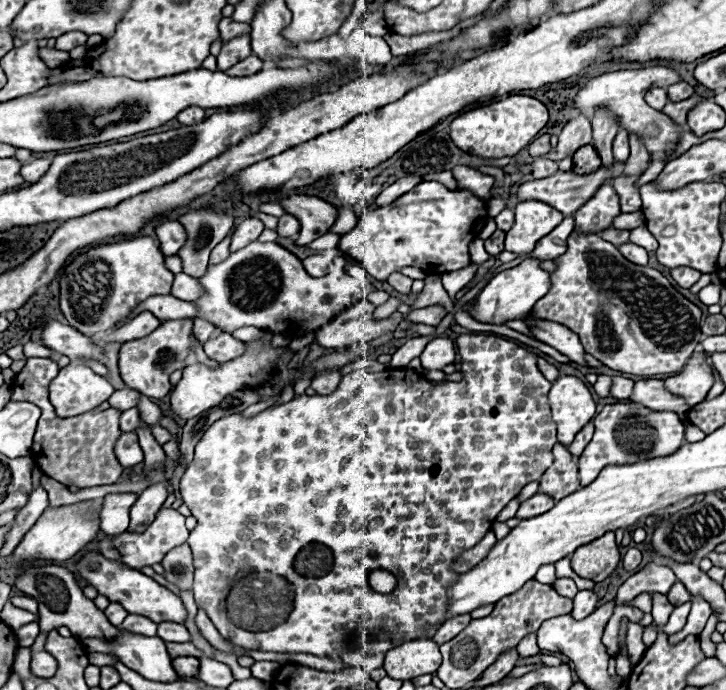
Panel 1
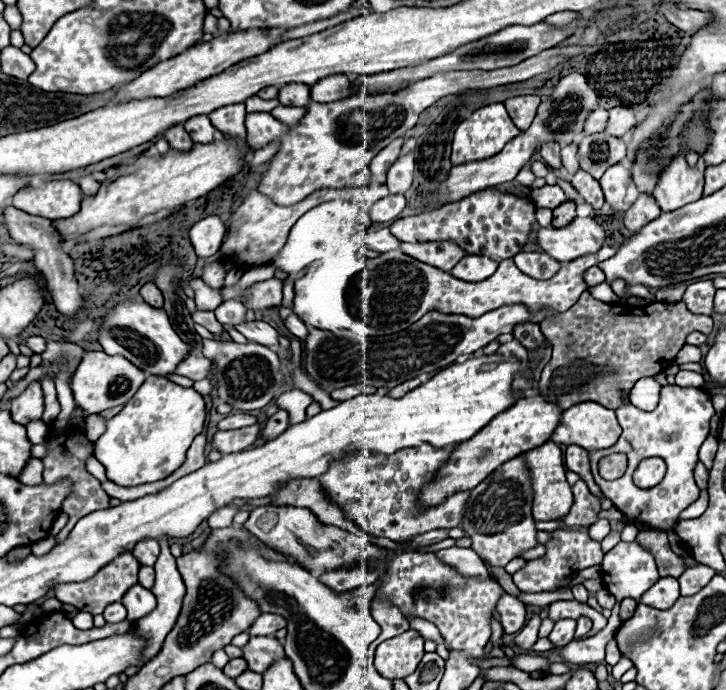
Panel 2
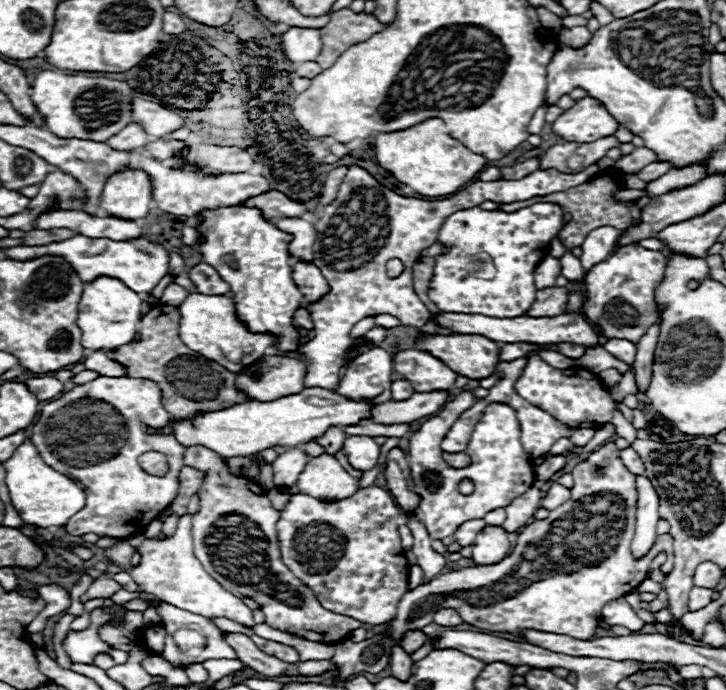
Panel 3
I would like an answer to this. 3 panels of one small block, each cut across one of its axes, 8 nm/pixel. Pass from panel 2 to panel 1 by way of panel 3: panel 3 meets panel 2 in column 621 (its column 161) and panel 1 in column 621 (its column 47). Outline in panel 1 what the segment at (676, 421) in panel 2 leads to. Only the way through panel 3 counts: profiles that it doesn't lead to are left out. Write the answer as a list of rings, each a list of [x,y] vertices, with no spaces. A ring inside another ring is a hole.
[[[610,404],[594,418],[596,432],[592,442],[578,458],[580,482],[590,484],[606,464],[638,462],[640,458],[668,456],[684,444],[684,424],[676,412],[654,412],[640,404]]]

